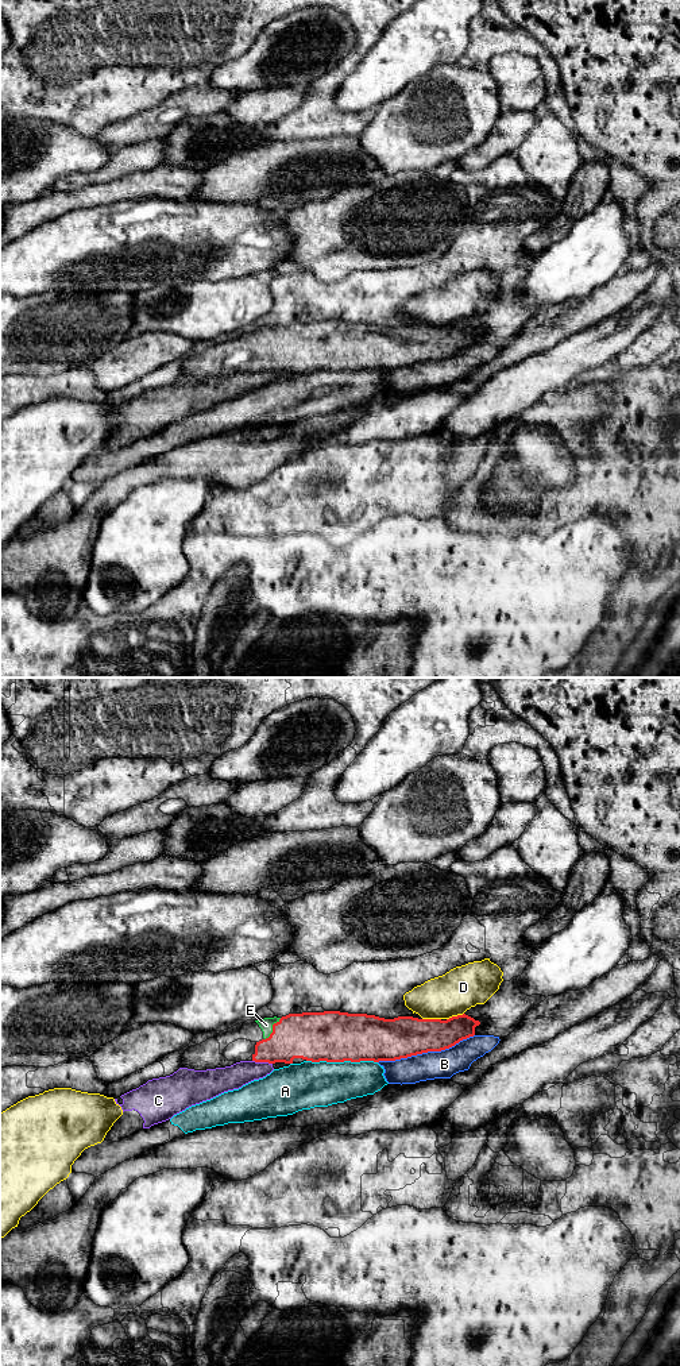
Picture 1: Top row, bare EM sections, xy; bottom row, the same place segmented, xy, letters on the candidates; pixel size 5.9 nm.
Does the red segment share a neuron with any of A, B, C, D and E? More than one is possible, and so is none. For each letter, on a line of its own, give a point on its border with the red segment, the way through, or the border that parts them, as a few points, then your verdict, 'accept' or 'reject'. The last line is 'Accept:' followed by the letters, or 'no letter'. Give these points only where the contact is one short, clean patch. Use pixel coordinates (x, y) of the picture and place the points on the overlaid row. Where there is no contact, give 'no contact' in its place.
A: meets red in xy at (342, 1061); reject
B: meets red in xy at (425, 1052); reject
C: meets red in xy at (262, 1061); border along xy (252, 1060), (271, 1064); reject
D: meets red in xy at (432, 1019); reject
E: meets red in xy at (273, 1029); accept
Accept: E

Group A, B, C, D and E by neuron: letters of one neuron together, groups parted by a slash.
A / B / C / D / E

